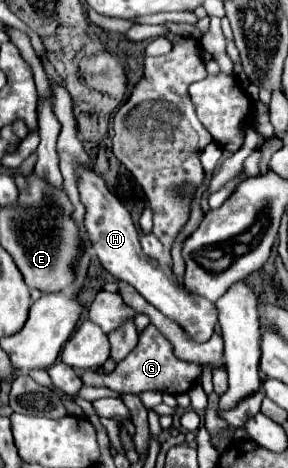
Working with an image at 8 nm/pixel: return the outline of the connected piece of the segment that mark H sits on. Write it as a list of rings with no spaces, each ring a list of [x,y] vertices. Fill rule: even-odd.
[[[76,167],[78,175],[78,191],[80,191],[80,201],[86,207],[84,215],[84,227],[88,231],[88,237],[92,241],[92,249],[96,251],[100,263],[104,265],[106,271],[110,271],[118,281],[124,281],[148,301],[156,309],[160,309],[164,315],[174,319],[182,329],[198,343],[204,343],[212,337],[214,325],[216,325],[216,305],[204,303],[204,299],[188,299],[188,293],[184,291],[182,285],[176,283],[176,277],[170,267],[160,267],[156,259],[148,259],[144,255],[140,241],[138,241],[138,231],[132,223],[132,217],[128,209],[108,191],[104,179],[96,175],[94,167]]]

